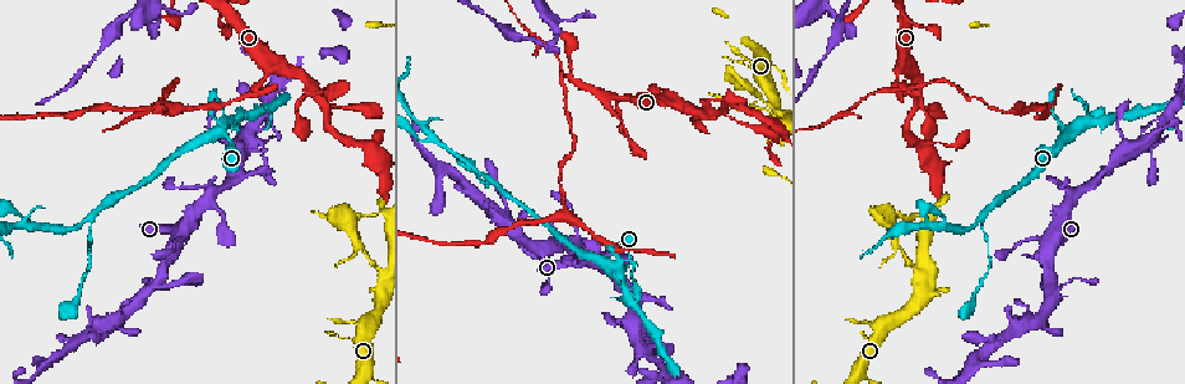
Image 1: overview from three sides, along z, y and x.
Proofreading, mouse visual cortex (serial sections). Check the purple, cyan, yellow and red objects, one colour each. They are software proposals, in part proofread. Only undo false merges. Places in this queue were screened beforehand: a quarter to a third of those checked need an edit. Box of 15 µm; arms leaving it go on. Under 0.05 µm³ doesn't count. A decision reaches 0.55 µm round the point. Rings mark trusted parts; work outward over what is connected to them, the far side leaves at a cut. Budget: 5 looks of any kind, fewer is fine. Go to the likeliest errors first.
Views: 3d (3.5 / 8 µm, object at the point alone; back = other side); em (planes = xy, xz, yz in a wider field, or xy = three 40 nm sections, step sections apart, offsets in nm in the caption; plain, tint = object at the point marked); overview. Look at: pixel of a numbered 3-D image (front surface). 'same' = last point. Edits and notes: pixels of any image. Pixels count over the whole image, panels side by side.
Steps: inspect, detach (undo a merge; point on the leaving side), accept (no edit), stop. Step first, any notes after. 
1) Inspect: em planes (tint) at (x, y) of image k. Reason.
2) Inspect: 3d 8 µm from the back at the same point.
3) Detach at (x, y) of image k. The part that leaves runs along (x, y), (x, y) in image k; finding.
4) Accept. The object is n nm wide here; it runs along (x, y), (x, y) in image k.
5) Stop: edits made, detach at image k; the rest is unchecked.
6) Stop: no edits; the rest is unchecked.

Inspect: 3d 3.5 µm at (91, 219) of image 1. Branch point.

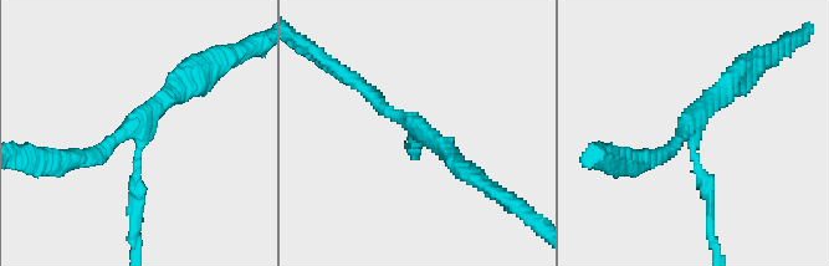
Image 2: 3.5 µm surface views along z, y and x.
Inspect: em xy step 5 (tint) at (414, 127) of image 2. 3 arms meet here; the arms are 150, 200, 250 nm wide.

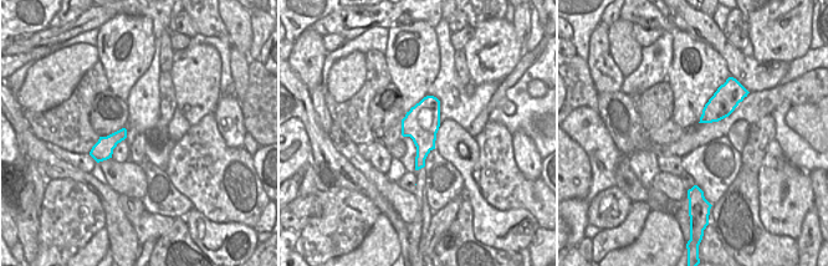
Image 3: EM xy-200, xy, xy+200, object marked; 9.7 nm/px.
Inspect: em xy step 1 (tint) at the same point. Another direction.

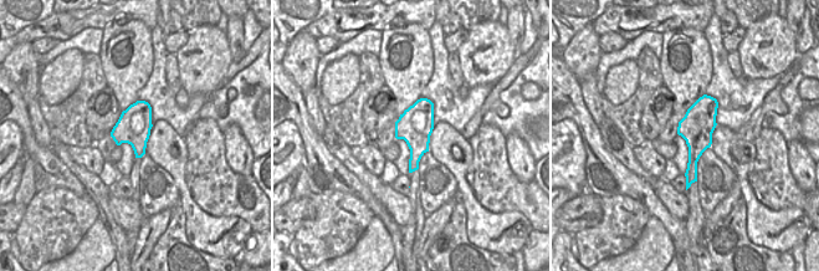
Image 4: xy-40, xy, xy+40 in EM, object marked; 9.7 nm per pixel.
Accept. The object is 340 nm wide here; it runs along (466, 174), (356, 81) in image 2; one cell here.

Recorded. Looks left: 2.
Inspect: 3d 3.5 µm at (939, 225) of image 1. Two arms in line, one across.

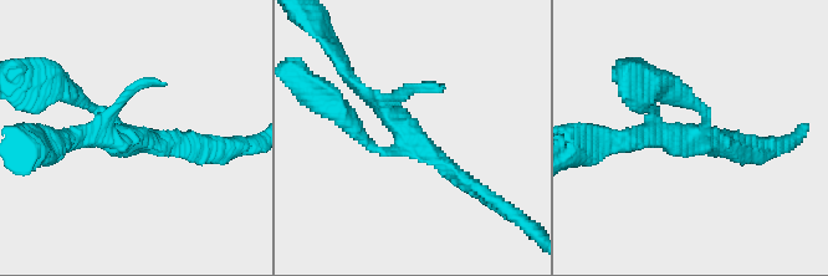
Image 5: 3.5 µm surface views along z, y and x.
Inspect: em xy step 2 (tint) at (695, 139) of image 5.

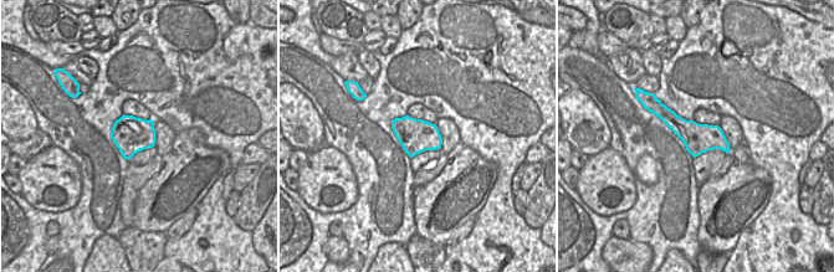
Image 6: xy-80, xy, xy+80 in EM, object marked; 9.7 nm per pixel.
Accept. It runs along (481, 193), (412, 139), (351, 78) in image 5; all the same cell.

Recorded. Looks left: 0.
Stop: no edits; the rest is unchecked.

